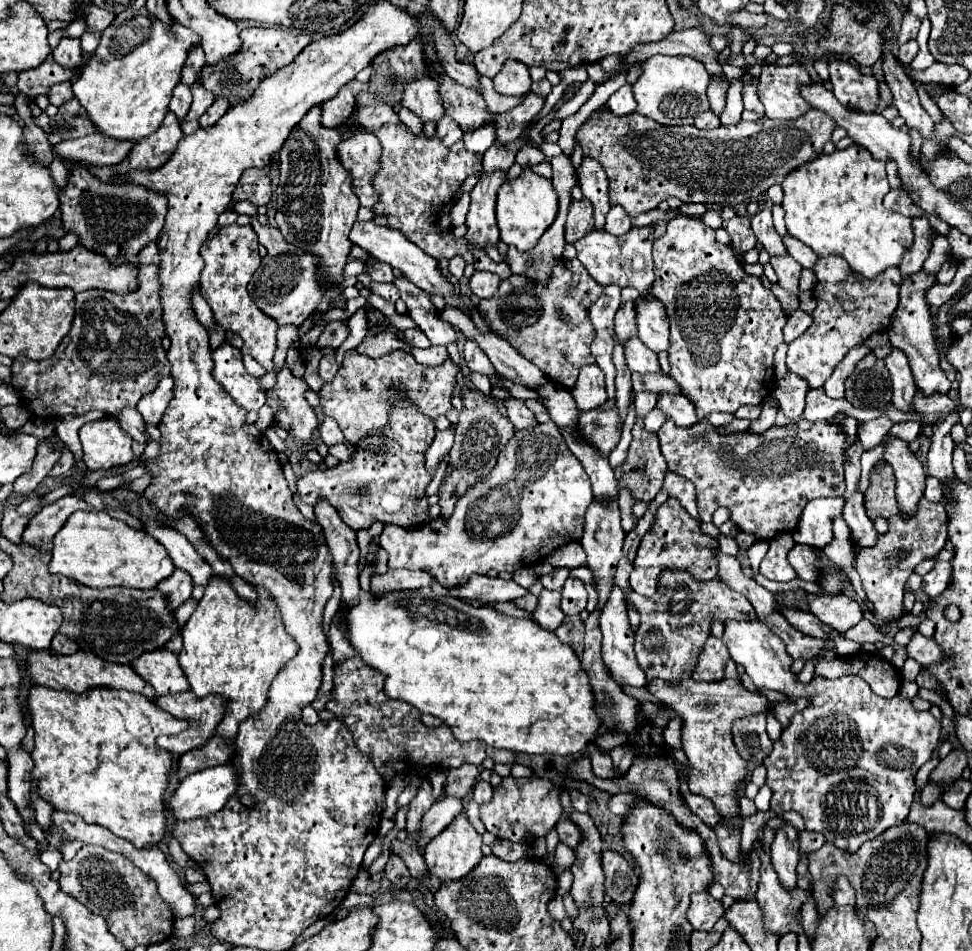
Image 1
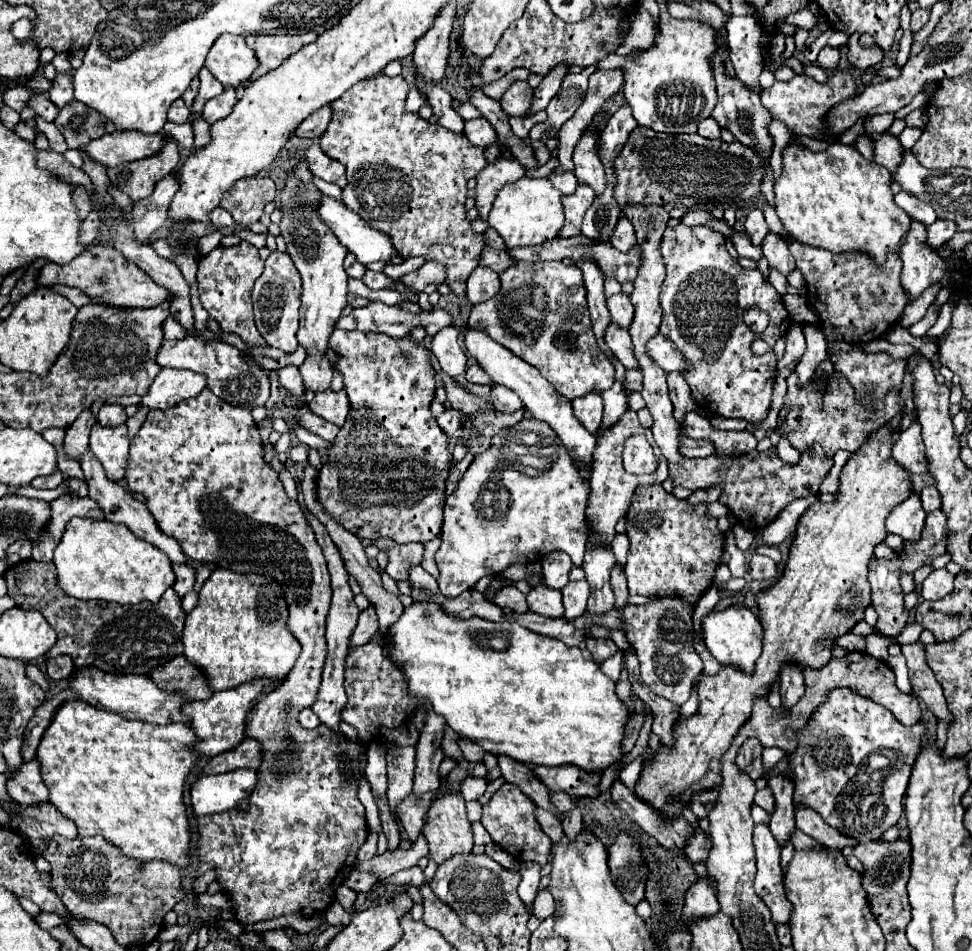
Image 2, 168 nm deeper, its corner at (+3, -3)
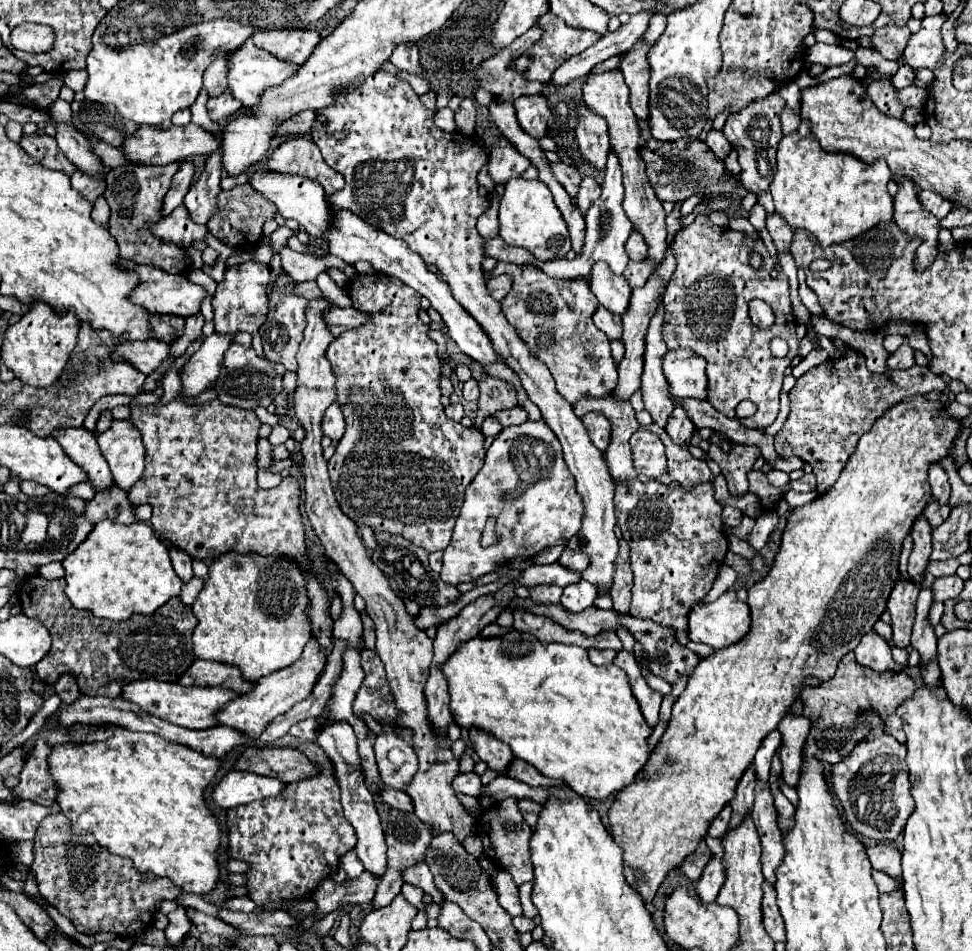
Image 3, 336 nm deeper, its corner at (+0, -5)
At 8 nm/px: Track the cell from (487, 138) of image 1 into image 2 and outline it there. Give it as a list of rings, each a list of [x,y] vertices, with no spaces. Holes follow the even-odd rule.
[[[482,116],[480,118],[474,118],[474,120],[468,120],[466,122],[466,128],[464,128],[464,134],[476,146],[490,146],[490,144],[494,144],[498,140],[494,128]]]

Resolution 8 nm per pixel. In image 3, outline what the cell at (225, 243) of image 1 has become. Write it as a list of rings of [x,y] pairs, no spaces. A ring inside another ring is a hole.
[[[247,260],[225,270],[225,278],[217,284],[213,298],[215,310],[215,332],[235,334],[249,332],[255,334],[267,316],[267,284],[271,280],[271,268],[257,260]]]

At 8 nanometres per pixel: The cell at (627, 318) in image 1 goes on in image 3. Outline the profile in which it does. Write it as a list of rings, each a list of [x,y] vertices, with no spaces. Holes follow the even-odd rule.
[[[597,262],[593,266],[589,286],[601,306],[619,316],[627,312],[631,300],[631,288],[627,280],[623,276],[615,276],[605,262]]]

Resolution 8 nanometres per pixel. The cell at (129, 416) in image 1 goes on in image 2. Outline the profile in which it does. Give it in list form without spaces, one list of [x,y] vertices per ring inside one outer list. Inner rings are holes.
[[[106,404],[100,408],[98,412],[98,424],[100,426],[116,426],[116,424],[124,424],[126,422],[126,412],[124,406],[120,404]]]

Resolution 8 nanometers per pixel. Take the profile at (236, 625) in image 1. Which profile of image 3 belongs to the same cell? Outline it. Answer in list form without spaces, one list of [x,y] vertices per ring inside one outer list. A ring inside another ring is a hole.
[[[223,554],[209,566],[209,580],[191,606],[197,618],[197,626],[193,630],[193,654],[201,660],[215,660],[235,666],[249,682],[291,666],[301,658],[305,644],[311,640],[311,628],[305,616],[305,608],[309,604],[305,582],[307,578],[303,572],[285,558],[267,558],[259,554]]]

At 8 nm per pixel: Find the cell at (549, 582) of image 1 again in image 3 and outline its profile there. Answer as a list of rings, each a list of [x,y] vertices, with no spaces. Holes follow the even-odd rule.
[[[565,548],[563,550],[563,554],[559,556],[559,560],[557,560],[559,564],[563,564],[567,570],[573,570],[573,572],[583,572],[585,568],[587,568],[587,556],[585,554],[581,554],[581,552],[575,552],[575,550],[569,550],[569,548]]]

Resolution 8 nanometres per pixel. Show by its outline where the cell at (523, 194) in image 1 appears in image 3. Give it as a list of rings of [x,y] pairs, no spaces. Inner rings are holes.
[[[513,178],[505,184],[505,194],[499,202],[499,234],[509,246],[527,248],[541,262],[565,258],[565,254],[571,250],[567,224],[551,198],[551,190],[539,180]]]

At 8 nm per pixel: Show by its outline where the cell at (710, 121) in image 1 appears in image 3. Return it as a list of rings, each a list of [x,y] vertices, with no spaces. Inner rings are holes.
[[[711,128],[711,130],[707,132],[705,144],[707,144],[711,150],[715,150],[715,154],[717,154],[721,160],[725,160],[725,156],[727,156],[729,150],[731,150],[731,144],[727,142],[727,138],[721,134],[721,130],[715,130],[715,128]]]

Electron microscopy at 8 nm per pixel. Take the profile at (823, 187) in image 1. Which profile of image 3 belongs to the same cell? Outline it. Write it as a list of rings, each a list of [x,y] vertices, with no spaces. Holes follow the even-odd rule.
[[[799,134],[783,136],[777,150],[777,172],[771,182],[771,194],[775,202],[777,214],[787,222],[789,228],[805,228],[817,240],[819,246],[833,246],[839,242],[847,242],[847,238],[857,238],[859,234],[871,230],[881,222],[893,220],[893,198],[887,192],[887,182],[893,178],[887,162],[875,160],[873,164],[865,164],[851,154],[841,152],[825,152],[819,148],[819,142],[813,136],[799,138]]]

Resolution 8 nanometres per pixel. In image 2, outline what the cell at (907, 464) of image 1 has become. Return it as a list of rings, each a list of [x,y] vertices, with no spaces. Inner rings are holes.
[[[912,494],[908,500],[904,500],[900,506],[892,510],[892,514],[886,520],[886,528],[892,534],[898,534],[900,538],[908,542],[916,542],[922,538],[926,512],[922,510],[920,498]]]

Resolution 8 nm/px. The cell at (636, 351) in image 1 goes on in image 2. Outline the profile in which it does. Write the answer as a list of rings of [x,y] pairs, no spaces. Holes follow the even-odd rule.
[[[610,322],[604,332],[604,342],[626,368],[638,368],[634,352],[632,352],[632,340],[624,328],[618,328],[618,324]]]

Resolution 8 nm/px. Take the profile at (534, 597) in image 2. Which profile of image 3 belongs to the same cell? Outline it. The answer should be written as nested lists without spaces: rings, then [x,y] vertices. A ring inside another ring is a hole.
[[[535,586],[535,588],[528,588],[529,596],[533,602],[551,602],[551,604],[559,604],[561,598],[561,588],[559,586]]]

